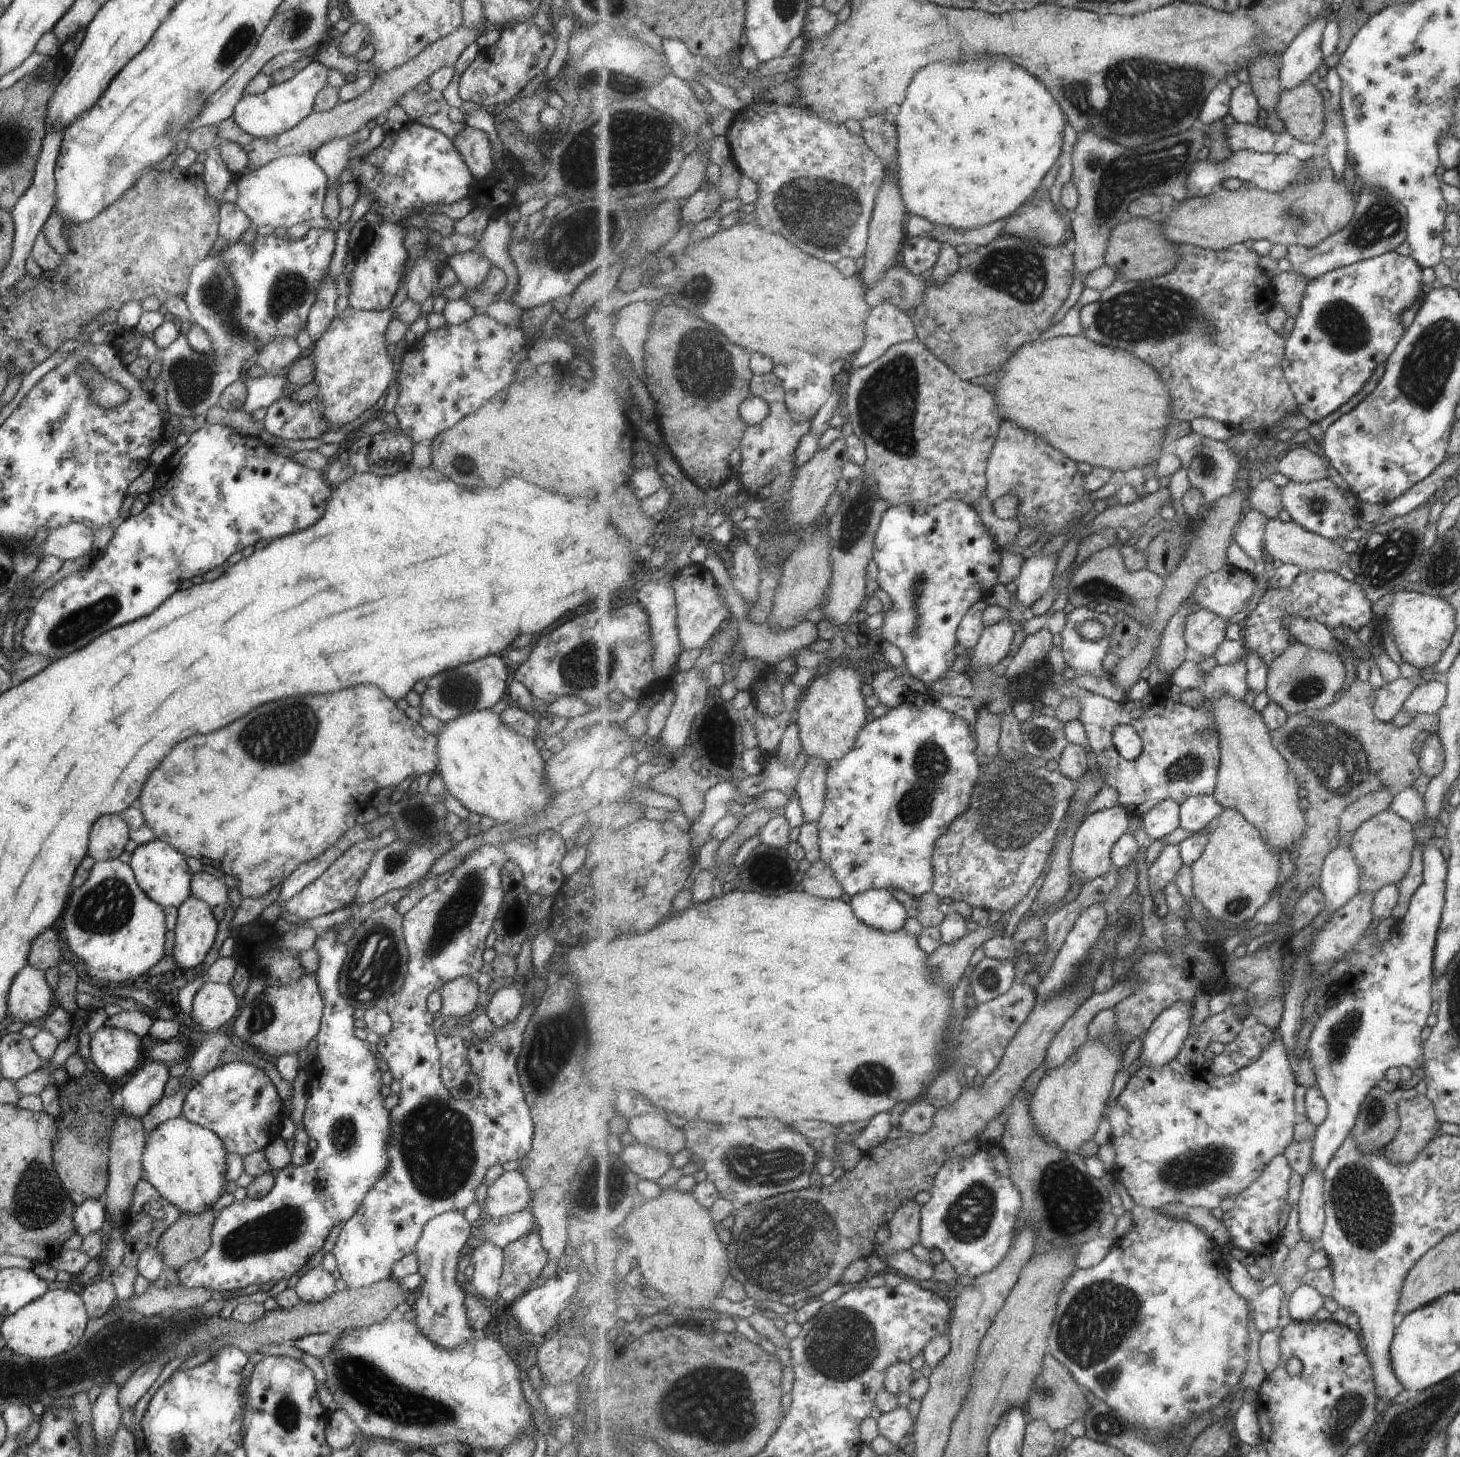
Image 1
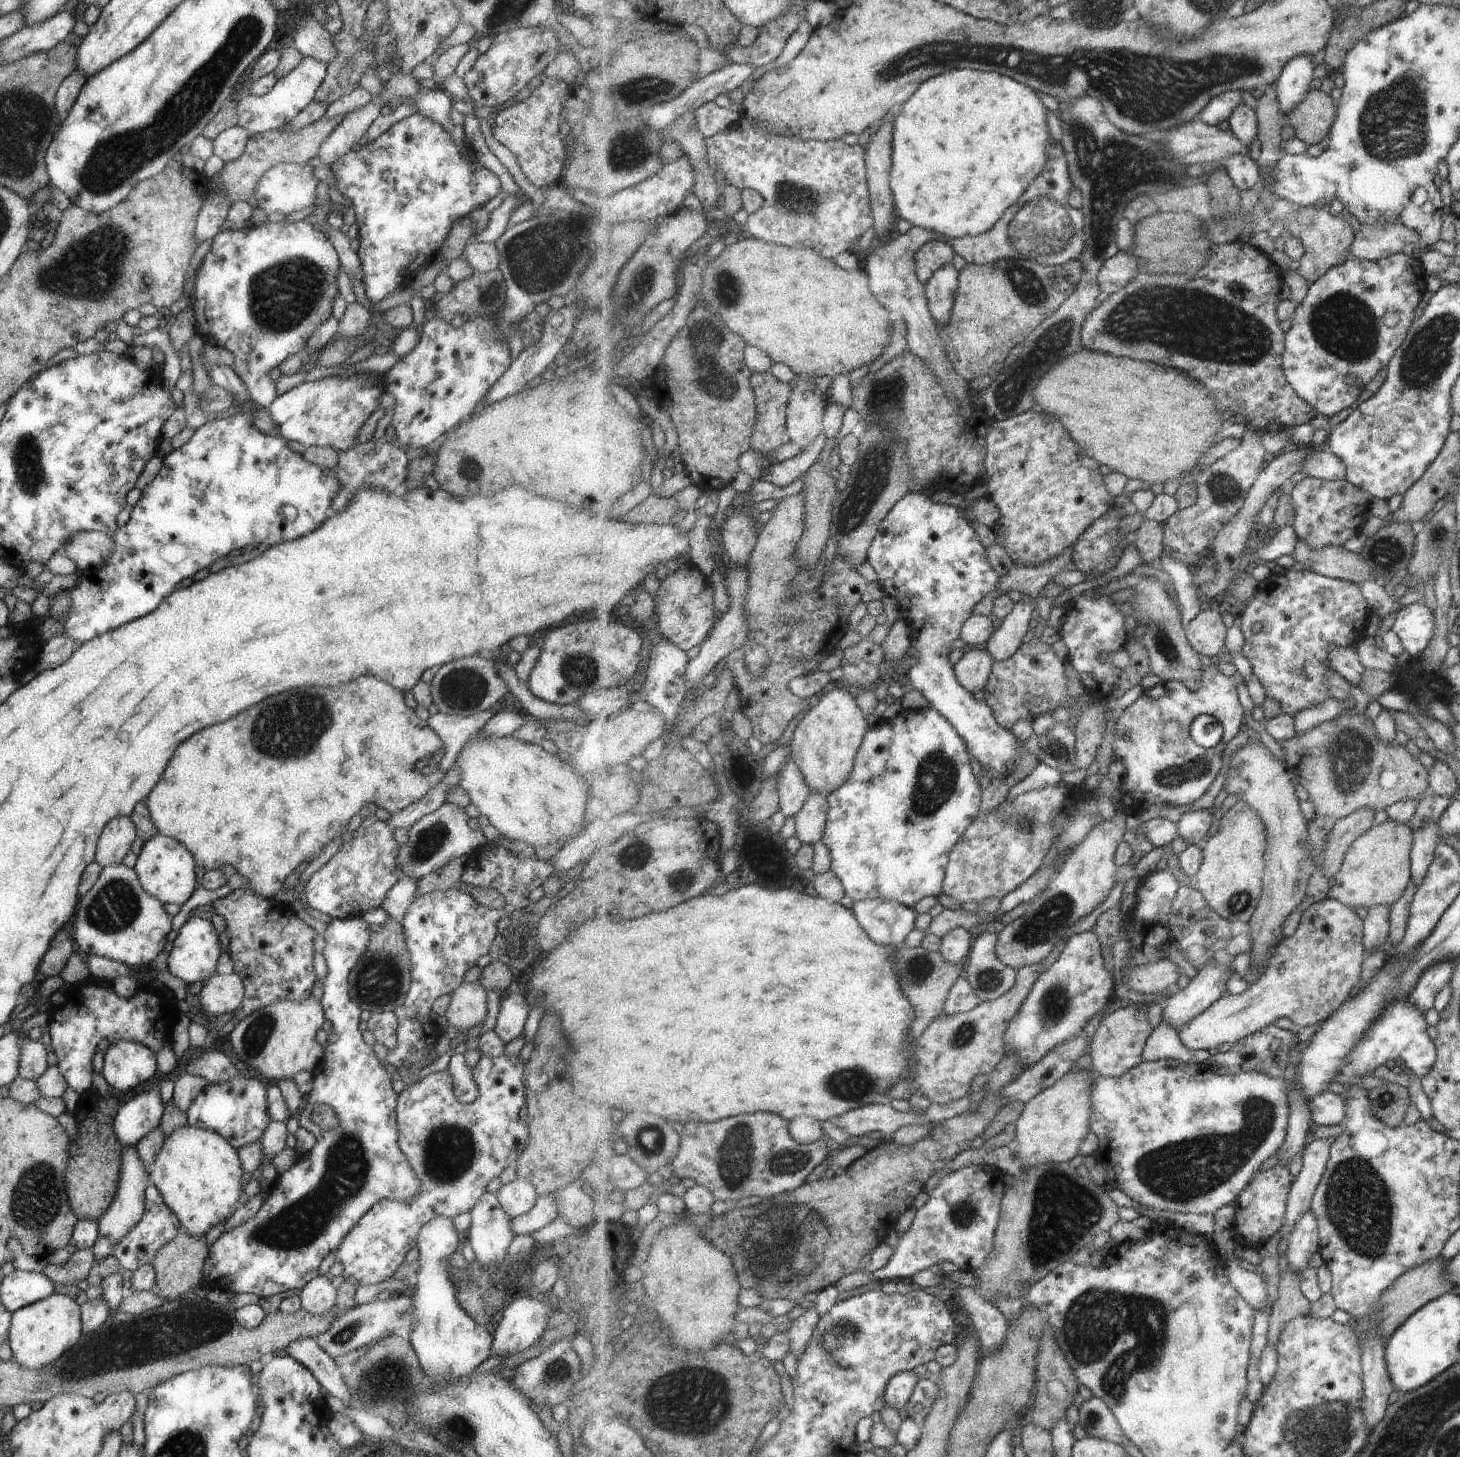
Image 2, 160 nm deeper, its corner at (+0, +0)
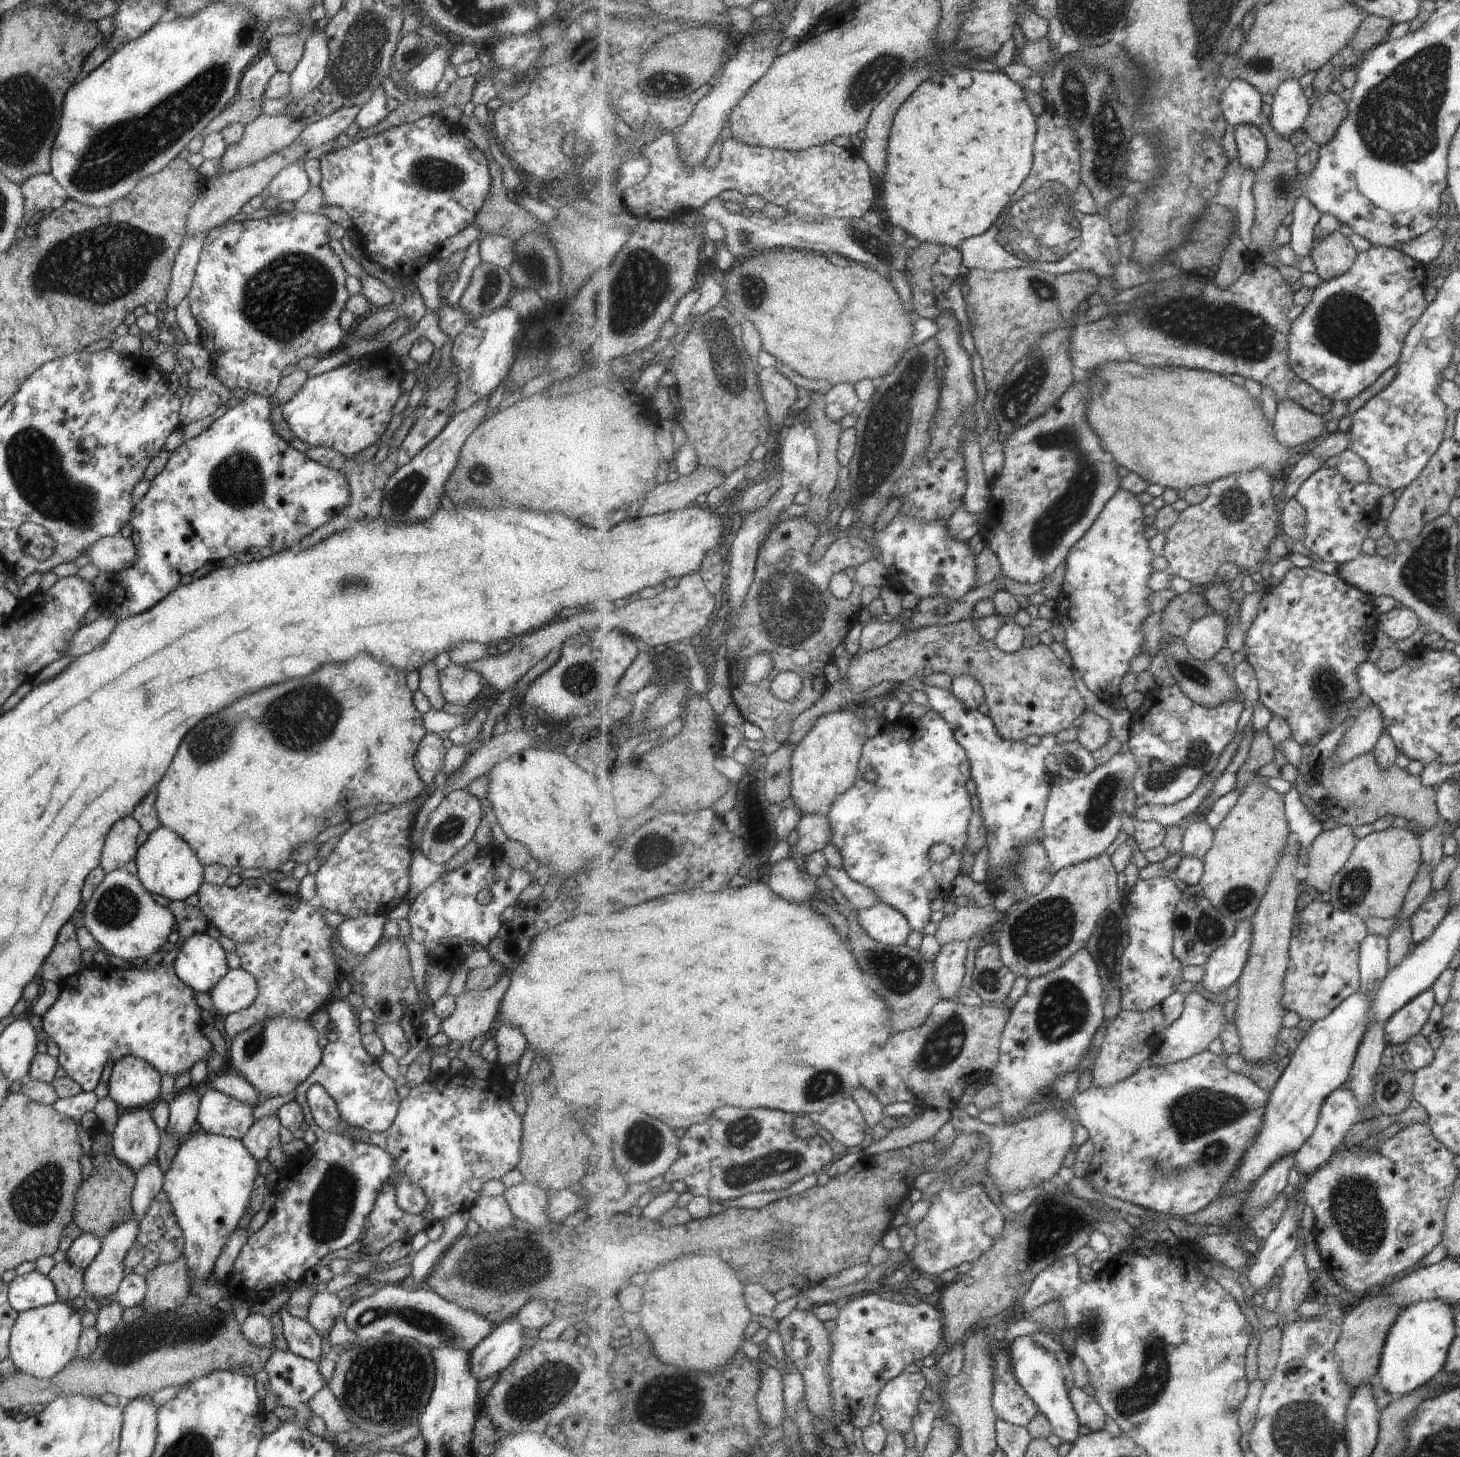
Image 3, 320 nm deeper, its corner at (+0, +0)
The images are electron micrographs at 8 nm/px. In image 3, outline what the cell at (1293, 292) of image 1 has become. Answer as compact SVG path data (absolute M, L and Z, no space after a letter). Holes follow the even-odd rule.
M1339 230L1316 240L1309 254L1315 266L1315 273L1323 282L1347 274L1353 268L1357 256L1359 254L1353 242Z

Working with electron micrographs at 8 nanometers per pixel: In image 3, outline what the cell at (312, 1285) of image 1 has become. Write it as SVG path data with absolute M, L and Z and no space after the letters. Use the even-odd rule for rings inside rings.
M325 1290L324 1292L313 1291L309 1296L306 1322L311 1324L317 1333L329 1333L337 1316L341 1314L341 1295Z

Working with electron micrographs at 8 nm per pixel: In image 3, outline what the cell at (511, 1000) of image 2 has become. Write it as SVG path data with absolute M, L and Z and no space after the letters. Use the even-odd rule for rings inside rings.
M503 1022L497 1029L494 1040L497 1044L497 1063L504 1067L518 1064L526 1044L519 1028L509 1022Z

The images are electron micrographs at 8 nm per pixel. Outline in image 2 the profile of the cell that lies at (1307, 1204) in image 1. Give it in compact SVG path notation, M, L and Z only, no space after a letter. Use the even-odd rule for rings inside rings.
M1311 1210L1299 1218L1289 1239L1286 1253L1288 1266L1293 1272L1301 1273L1309 1267L1313 1254L1320 1253L1319 1222Z

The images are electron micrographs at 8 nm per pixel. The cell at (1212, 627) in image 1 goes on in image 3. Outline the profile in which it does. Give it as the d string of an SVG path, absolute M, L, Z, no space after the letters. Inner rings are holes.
M1220 613L1207 614L1201 620L1197 620L1184 637L1187 651L1201 662L1213 660L1217 652L1226 648L1228 630L1229 623Z

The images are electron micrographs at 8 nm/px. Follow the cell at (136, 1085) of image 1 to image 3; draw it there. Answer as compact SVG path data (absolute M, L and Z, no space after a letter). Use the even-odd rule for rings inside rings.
M135 1106L125 1111L117 1118L111 1146L113 1154L135 1171L156 1158L160 1130L151 1117L149 1106Z

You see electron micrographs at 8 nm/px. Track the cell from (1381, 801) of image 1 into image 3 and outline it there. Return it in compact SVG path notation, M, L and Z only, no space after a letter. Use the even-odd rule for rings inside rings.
M1351 825L1324 831L1308 850L1308 864L1299 868L1297 878L1304 886L1328 895L1333 880L1345 869L1359 840Z

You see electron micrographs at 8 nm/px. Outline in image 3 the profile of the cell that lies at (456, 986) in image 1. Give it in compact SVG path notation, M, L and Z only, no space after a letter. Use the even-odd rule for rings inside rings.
M505 969L502 976L497 980L495 986L483 990L465 990L455 997L455 1006L453 1012L441 1020L438 1032L445 1034L449 1040L470 1044L475 1037L480 1035L486 1036L491 1021L498 1014L499 1001L502 994L509 986L510 973L509 969Z

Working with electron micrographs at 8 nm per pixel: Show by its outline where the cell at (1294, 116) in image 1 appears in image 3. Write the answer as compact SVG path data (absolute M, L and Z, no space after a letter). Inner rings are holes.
M1333 93L1319 96L1311 105L1307 122L1303 126L1308 142L1319 147L1329 145L1337 136L1337 130L1347 114L1348 106L1341 96Z

